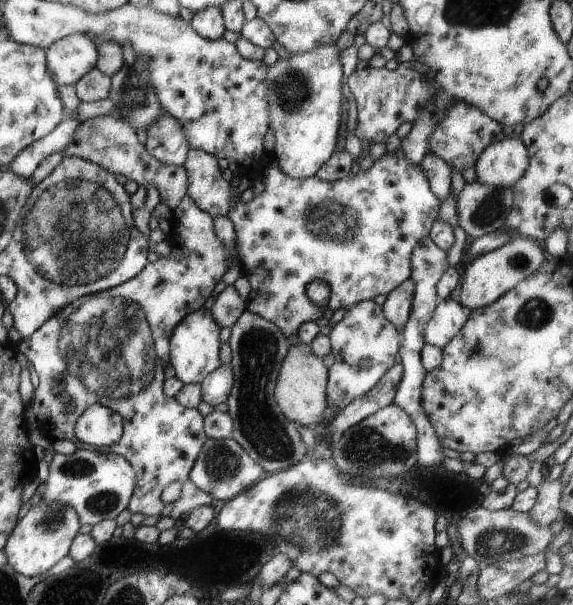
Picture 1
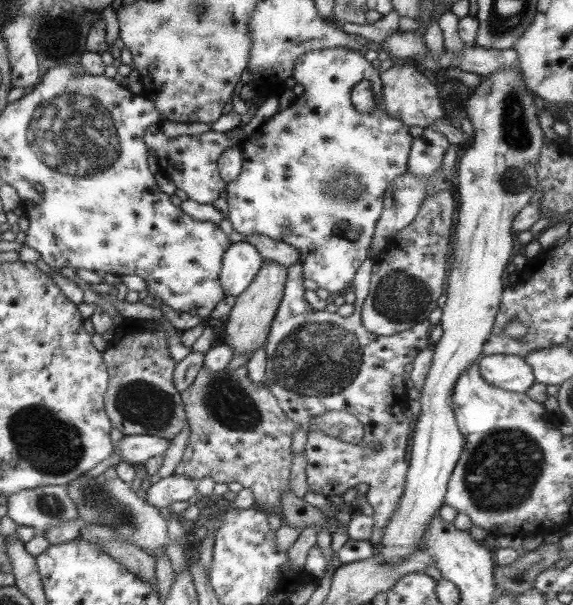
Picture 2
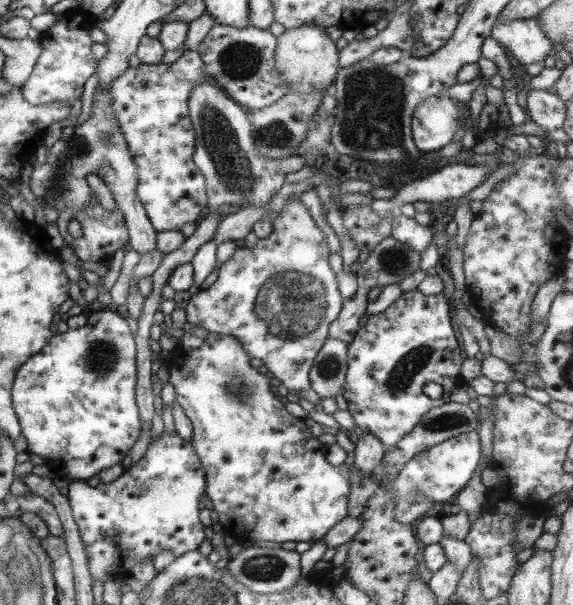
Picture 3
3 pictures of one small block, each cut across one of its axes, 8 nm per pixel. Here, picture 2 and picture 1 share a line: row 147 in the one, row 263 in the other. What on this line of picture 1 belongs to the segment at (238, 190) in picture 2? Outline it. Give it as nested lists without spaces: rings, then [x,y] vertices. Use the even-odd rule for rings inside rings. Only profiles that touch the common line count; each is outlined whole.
[[[188,148],[186,152],[186,159],[182,166],[187,174],[187,192],[186,194],[191,197],[191,200],[195,202],[197,208],[204,210],[211,216],[225,216],[231,224],[233,224],[236,230],[236,251],[238,252],[238,259],[240,260],[241,274],[247,278],[250,286],[248,297],[246,298],[246,309],[261,318],[273,322],[275,326],[279,327],[279,330],[289,339],[289,336],[295,335],[297,327],[305,321],[321,322],[321,314],[324,308],[329,308],[332,311],[338,308],[345,308],[347,305],[369,300],[375,298],[378,294],[389,294],[390,290],[393,290],[398,284],[401,284],[406,278],[410,278],[410,256],[413,246],[417,244],[419,238],[428,236],[429,228],[435,221],[437,211],[441,200],[435,196],[434,192],[429,188],[427,179],[421,173],[419,164],[409,164],[403,156],[403,150],[397,148],[396,152],[387,152],[382,148],[379,150],[380,157],[373,161],[369,169],[361,171],[356,169],[355,173],[349,172],[347,176],[335,181],[324,181],[317,176],[313,175],[307,178],[291,178],[287,174],[283,174],[279,170],[279,166],[275,164],[274,160],[271,160],[266,167],[266,171],[263,174],[264,188],[263,191],[254,196],[252,200],[248,202],[242,202],[239,197],[235,197],[233,194],[235,182],[224,181],[221,176],[221,171],[217,166],[217,158],[207,154],[202,150],[194,148]],[[313,280],[321,280],[329,286],[329,298],[325,302],[325,306],[317,306],[313,304],[311,300],[305,295],[305,286]]]

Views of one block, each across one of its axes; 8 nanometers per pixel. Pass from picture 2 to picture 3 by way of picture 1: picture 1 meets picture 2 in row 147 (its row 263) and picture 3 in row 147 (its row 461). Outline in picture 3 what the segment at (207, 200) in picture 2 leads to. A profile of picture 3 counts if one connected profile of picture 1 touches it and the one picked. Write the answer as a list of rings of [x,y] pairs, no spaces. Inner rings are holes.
[[[196,49],[185,50],[169,64],[127,67],[107,89],[110,110],[137,166],[135,196],[156,232],[177,231],[181,224],[198,221],[206,210],[204,178],[191,158],[194,130],[187,105],[191,87],[203,77],[202,69],[203,61]]]

